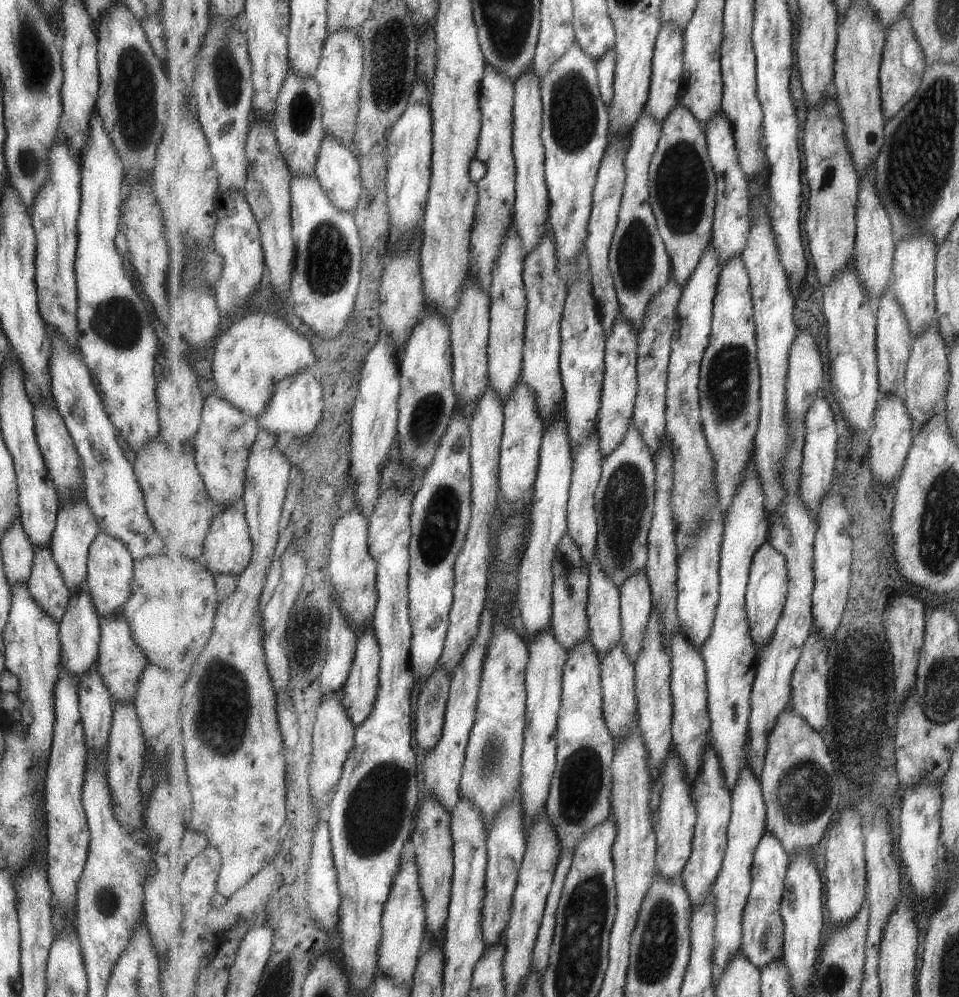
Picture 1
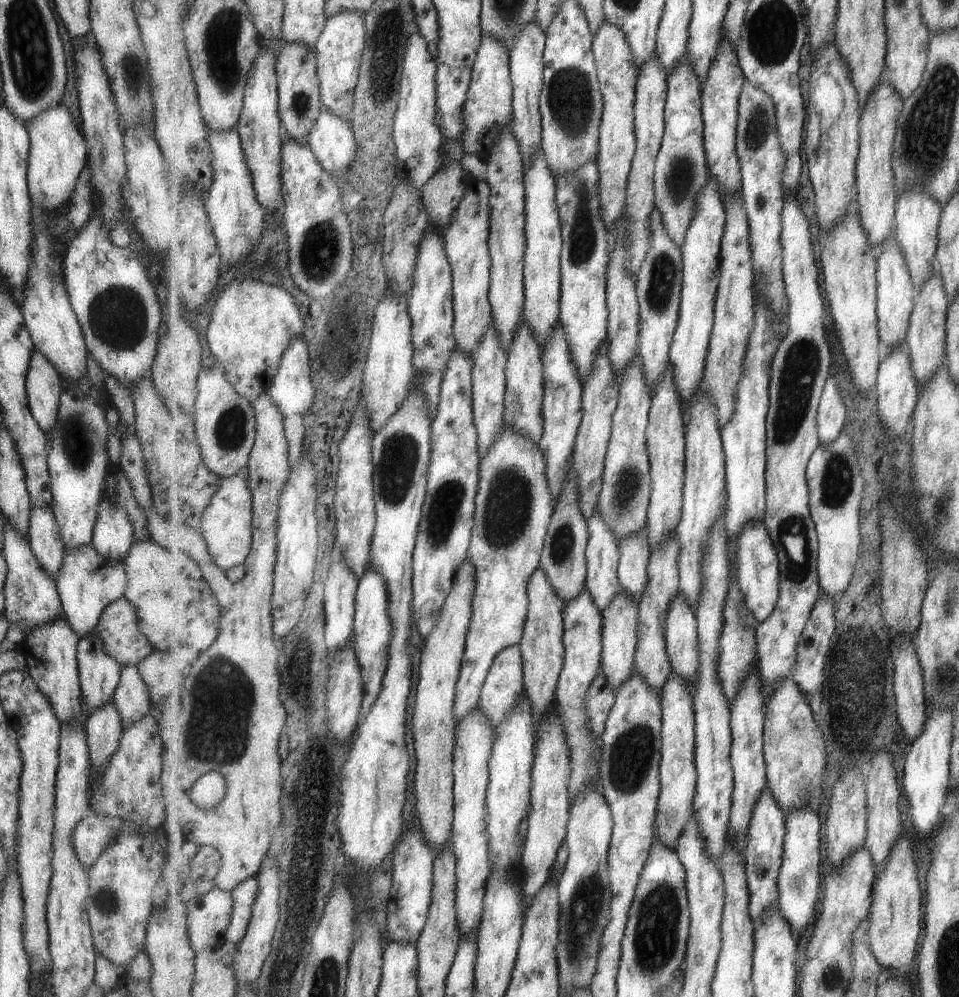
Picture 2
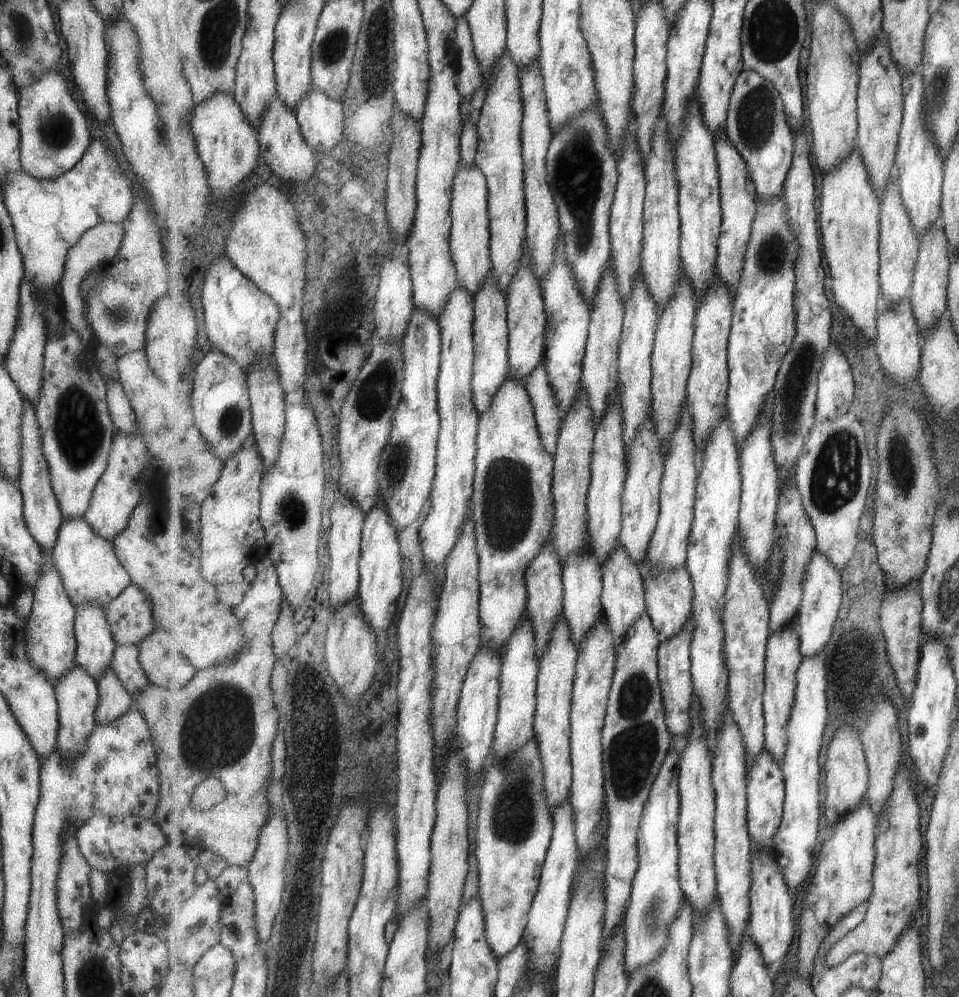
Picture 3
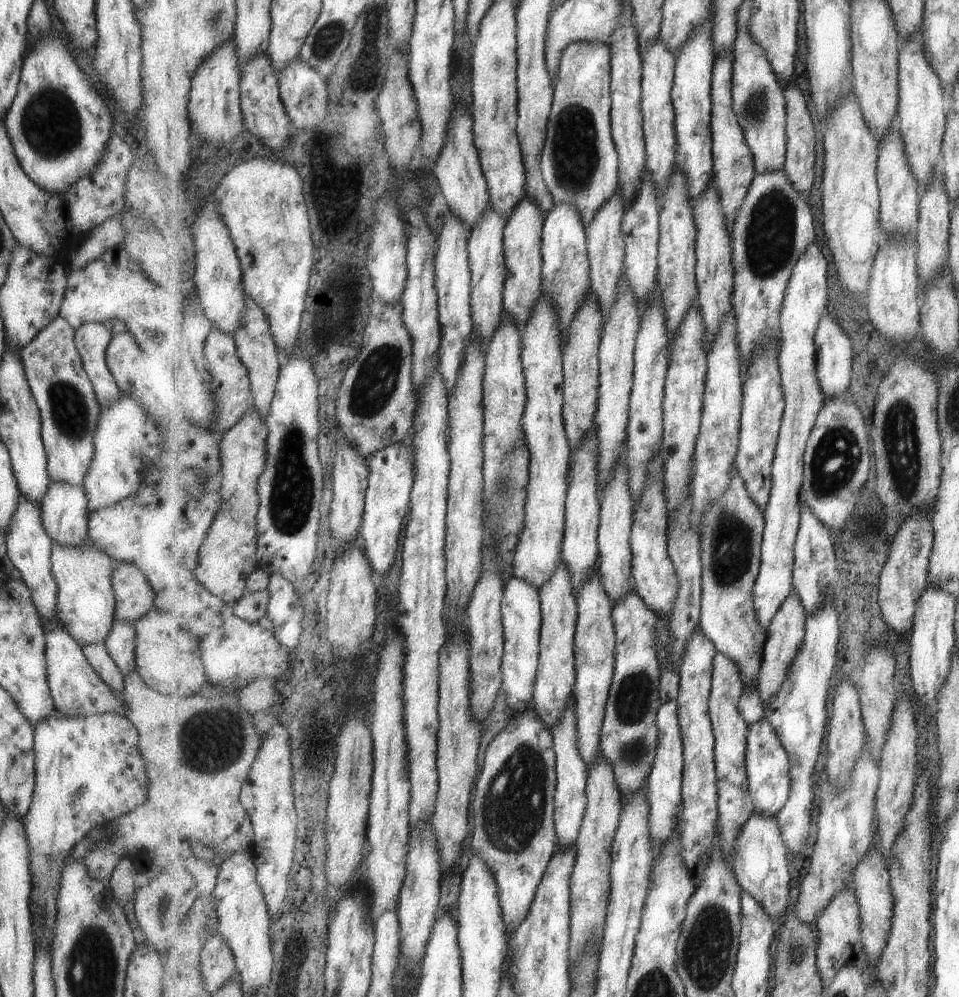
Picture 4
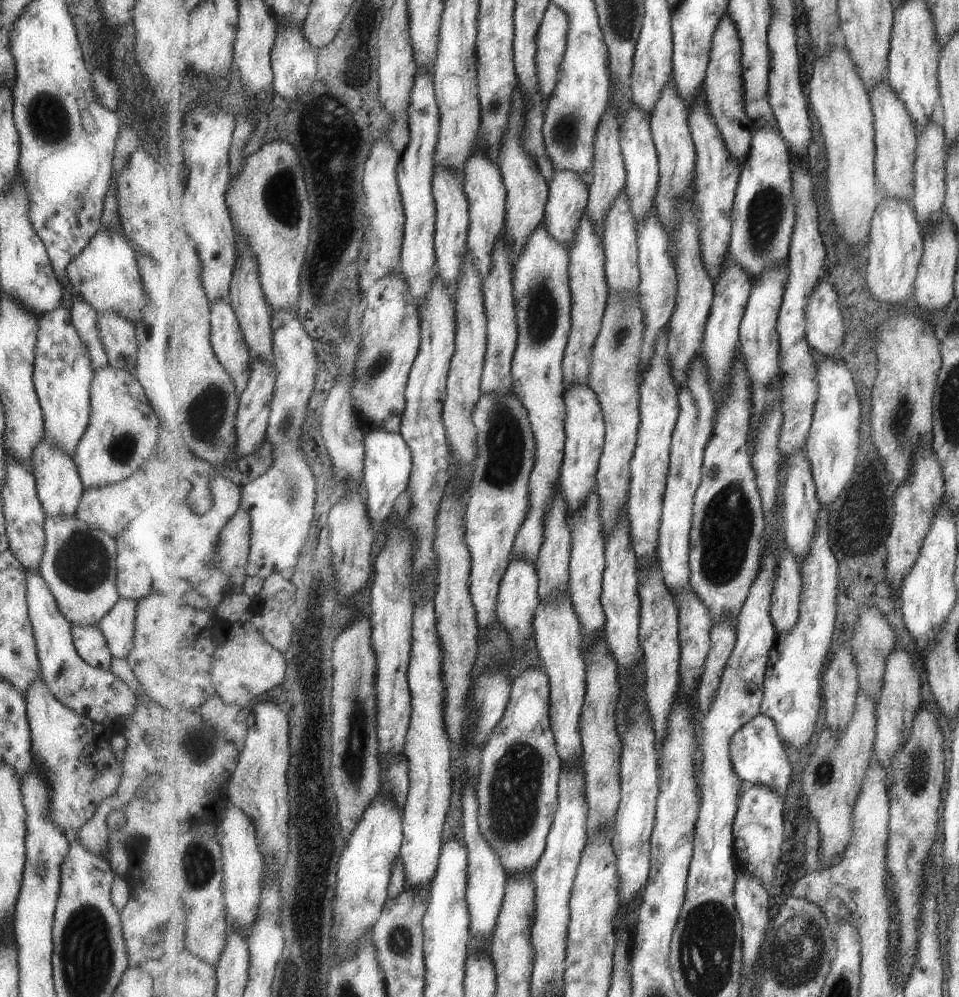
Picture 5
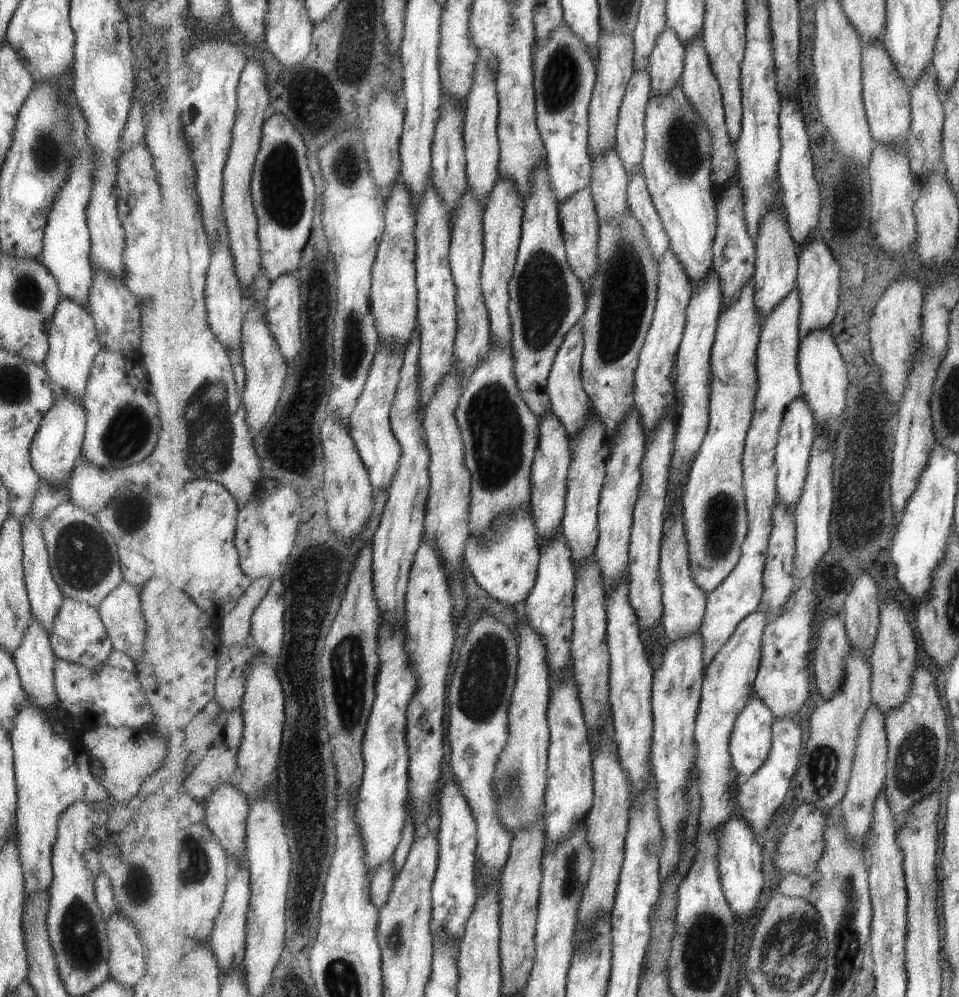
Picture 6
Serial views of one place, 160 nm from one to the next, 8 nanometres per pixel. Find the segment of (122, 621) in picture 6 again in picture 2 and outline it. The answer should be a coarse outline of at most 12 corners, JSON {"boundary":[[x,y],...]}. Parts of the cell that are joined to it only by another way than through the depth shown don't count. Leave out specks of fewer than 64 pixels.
{"boundary":[[136,665],[121,666],[111,700],[122,730],[149,714]]}

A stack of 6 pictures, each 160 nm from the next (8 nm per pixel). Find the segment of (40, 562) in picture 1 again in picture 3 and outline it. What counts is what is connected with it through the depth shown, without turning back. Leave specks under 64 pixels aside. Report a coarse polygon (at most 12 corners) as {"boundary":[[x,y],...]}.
{"boundary":[[21,397],[18,488],[25,527],[52,550],[61,518],[33,404]]}

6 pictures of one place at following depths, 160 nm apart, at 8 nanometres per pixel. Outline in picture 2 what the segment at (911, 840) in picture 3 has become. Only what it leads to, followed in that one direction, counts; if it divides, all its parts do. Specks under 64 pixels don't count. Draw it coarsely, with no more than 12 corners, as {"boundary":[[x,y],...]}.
{"boundary":[[911,840],[893,846],[869,910],[869,948],[911,968],[923,894]]}

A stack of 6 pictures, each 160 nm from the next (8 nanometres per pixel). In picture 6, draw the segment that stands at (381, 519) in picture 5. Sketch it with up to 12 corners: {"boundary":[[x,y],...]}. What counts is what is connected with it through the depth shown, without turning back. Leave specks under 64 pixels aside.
{"boundary":[[381,343],[349,422],[372,487],[402,459],[391,410],[407,348]]}

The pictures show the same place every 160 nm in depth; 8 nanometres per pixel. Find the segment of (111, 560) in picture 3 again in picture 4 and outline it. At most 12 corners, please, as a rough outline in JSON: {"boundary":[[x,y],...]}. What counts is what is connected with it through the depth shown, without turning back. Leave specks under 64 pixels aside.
{"boundary":[[50,480],[38,505],[49,539],[92,542],[81,486]]}

